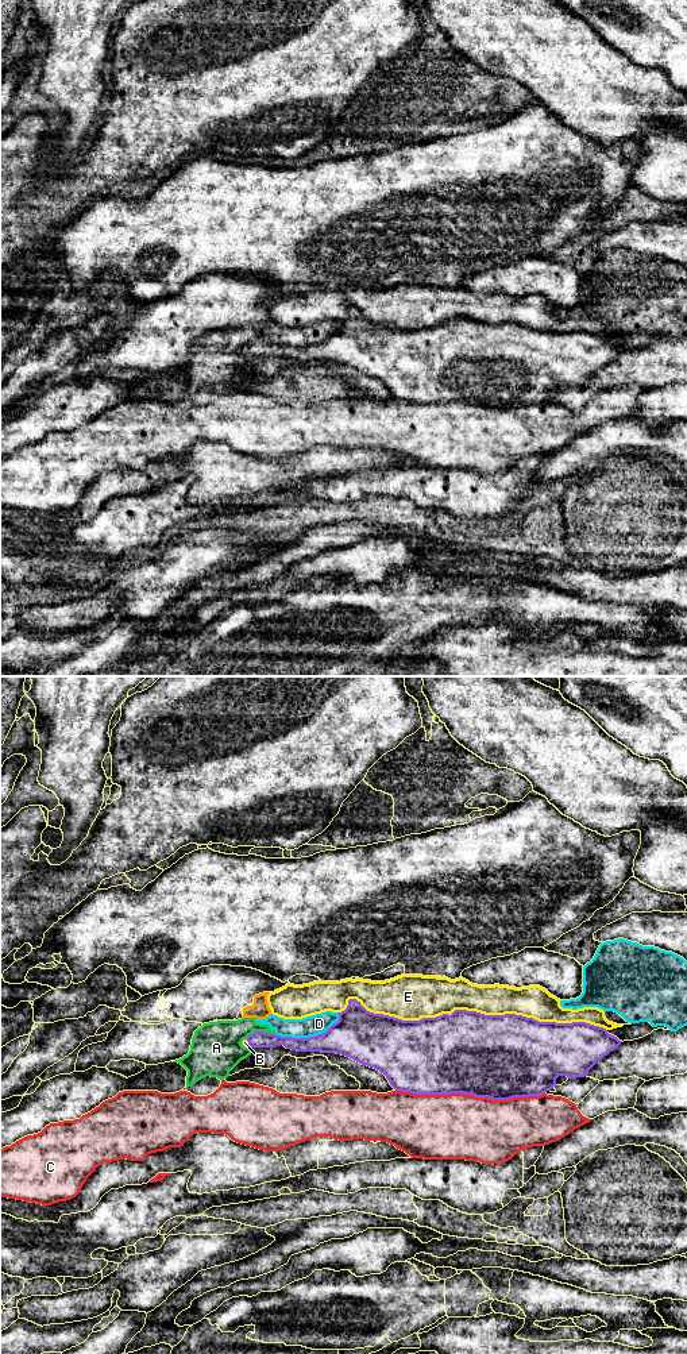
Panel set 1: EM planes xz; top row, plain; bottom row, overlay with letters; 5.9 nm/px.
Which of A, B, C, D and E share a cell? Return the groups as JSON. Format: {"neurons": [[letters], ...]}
{"neurons": [["A", "D"], ["B"], ["C"], ["E"]]}

